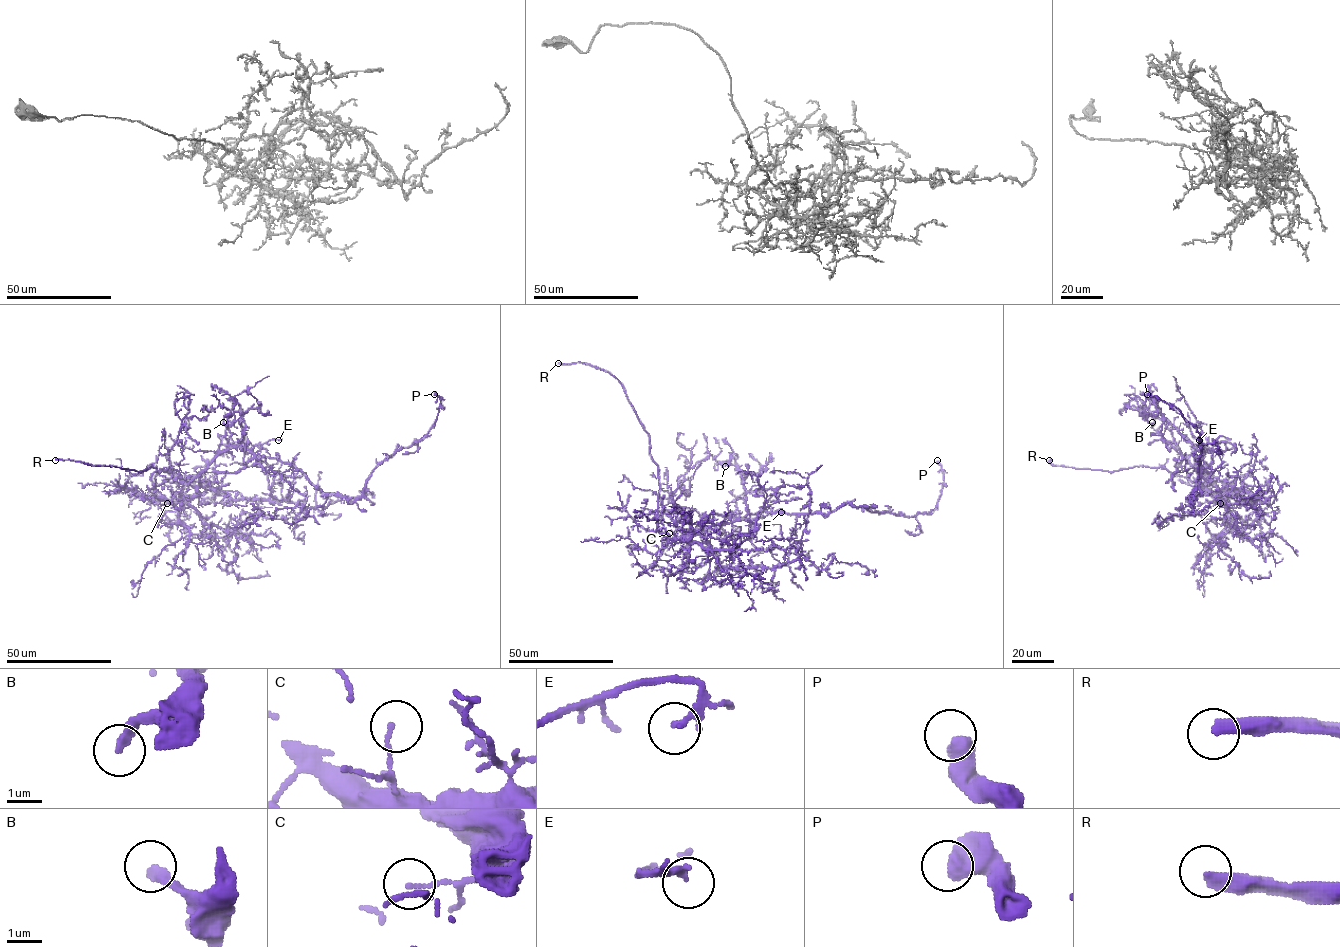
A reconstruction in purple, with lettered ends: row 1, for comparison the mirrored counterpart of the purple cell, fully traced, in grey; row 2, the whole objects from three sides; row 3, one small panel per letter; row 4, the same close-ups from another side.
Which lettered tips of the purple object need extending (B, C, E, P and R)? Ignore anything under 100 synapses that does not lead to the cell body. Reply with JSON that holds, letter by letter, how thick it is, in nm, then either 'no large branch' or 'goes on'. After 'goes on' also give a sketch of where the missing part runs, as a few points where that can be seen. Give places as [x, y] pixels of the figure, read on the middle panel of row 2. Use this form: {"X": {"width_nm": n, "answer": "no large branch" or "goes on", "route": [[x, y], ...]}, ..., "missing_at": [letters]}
{"B": {"width_nm": 280, "answer": "no large branch"}, "C": {"width_nm": 110, "answer": "no large branch"}, "E": {"width_nm": 180, "answer": "no large branch"}, "P": {"width_nm": 650, "answer": "no large branch"}, "R": {"width_nm": 400, "answer": "goes on", "route": [[558, 363], [534, 367], [505, 392]]}, "missing_at": ["R"]}

